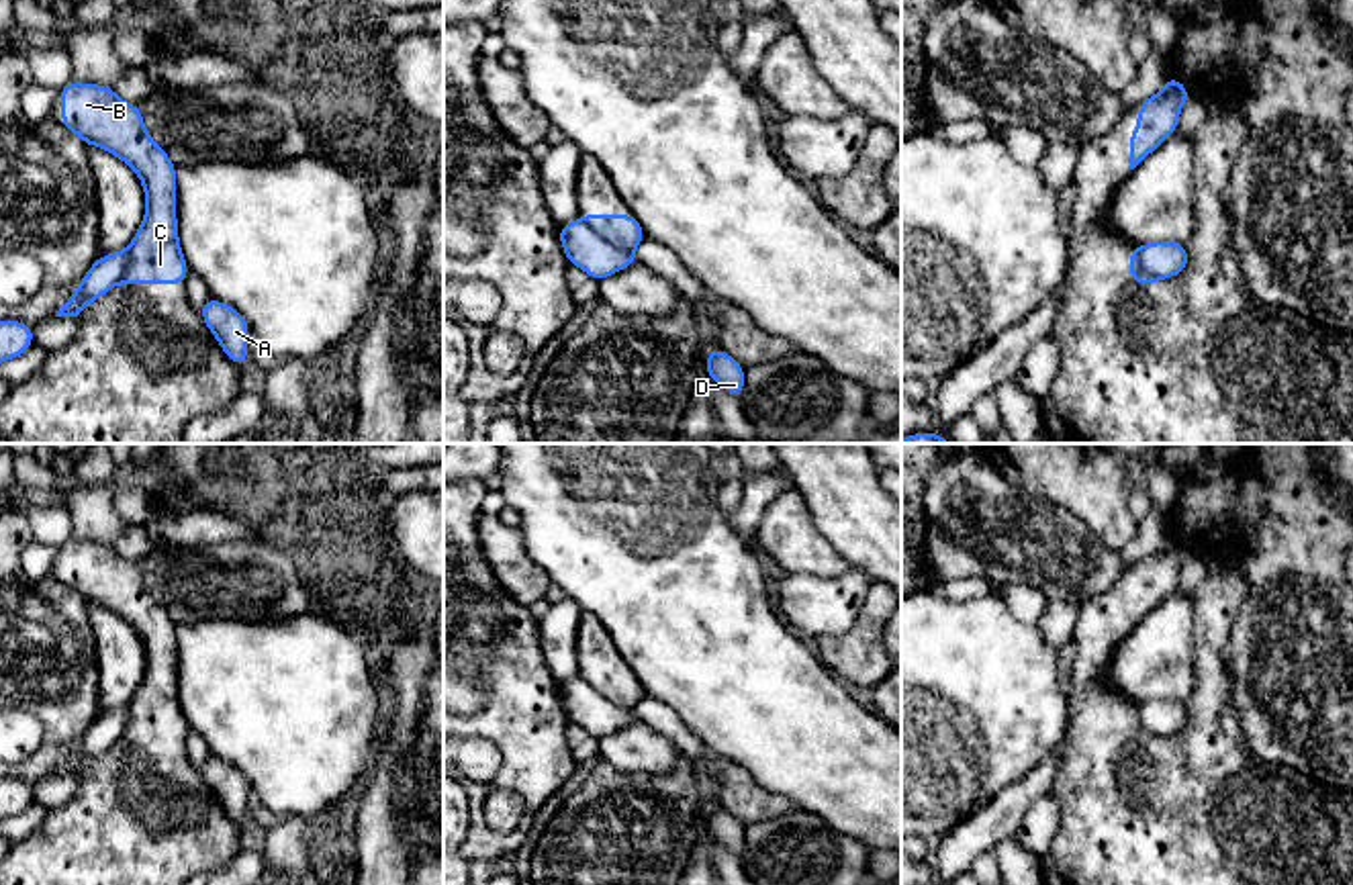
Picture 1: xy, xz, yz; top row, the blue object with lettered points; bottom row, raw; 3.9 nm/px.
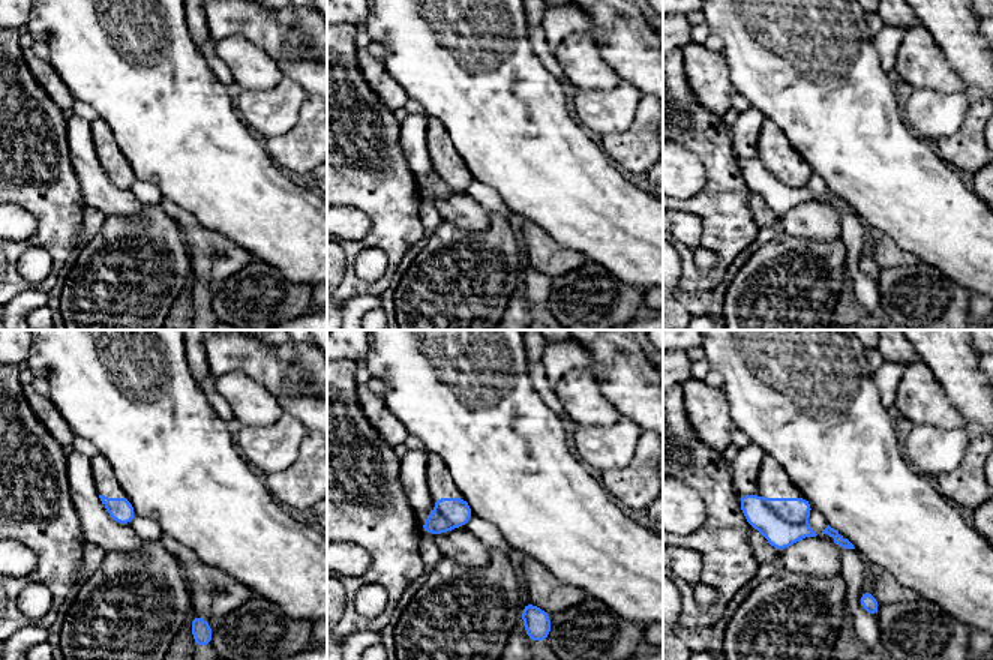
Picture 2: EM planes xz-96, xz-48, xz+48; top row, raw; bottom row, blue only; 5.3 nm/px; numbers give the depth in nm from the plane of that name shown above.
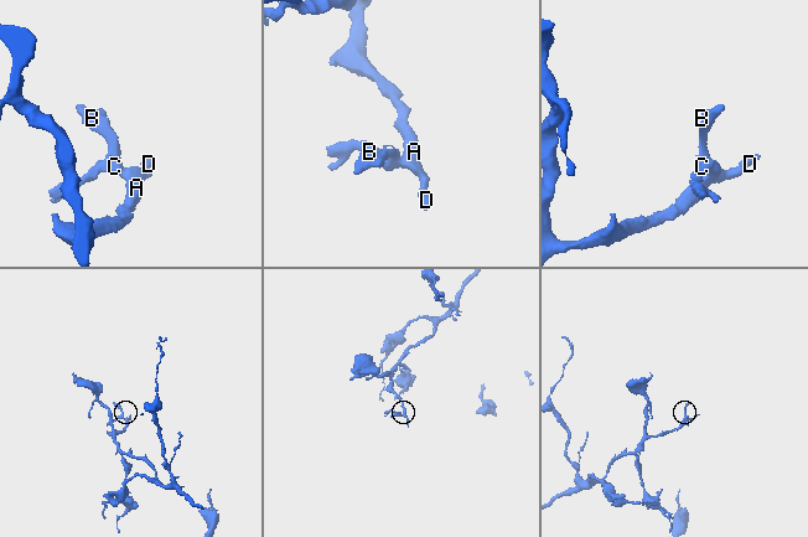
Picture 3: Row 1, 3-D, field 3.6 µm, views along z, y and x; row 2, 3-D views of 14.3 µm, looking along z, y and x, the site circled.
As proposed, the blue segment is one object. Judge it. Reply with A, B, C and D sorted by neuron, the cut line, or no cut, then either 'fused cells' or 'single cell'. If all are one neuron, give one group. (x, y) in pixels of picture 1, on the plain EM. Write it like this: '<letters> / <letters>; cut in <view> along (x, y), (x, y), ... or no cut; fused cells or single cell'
A D / B C; cut in xz along (581, 677), (608, 700), (632, 710); fused cells

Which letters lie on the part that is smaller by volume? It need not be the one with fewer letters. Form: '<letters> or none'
B, C

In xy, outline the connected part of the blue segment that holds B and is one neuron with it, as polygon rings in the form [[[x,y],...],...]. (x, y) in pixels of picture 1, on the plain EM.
[[[76,538],[65,542],[57,554],[61,556],[59,580],[76,591],[86,603],[108,607],[114,615],[129,621],[143,640],[147,656],[145,674],[127,705],[129,717],[116,742],[186,742],[190,728],[178,699],[176,621],[149,595],[139,562],[121,558],[114,546],[80,542]]]

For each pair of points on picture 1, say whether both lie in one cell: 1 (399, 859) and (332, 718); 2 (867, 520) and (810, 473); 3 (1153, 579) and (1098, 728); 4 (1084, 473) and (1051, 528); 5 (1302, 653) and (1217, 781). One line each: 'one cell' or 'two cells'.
1: two cells
2: one cell
3: one cell
4: two cells
5: two cells

